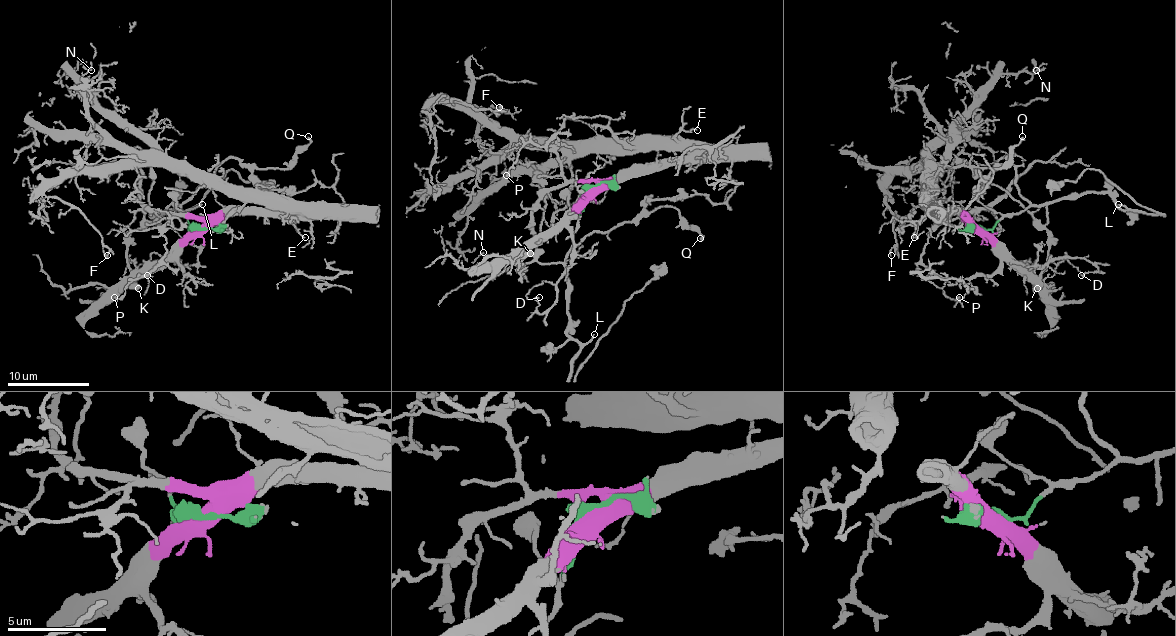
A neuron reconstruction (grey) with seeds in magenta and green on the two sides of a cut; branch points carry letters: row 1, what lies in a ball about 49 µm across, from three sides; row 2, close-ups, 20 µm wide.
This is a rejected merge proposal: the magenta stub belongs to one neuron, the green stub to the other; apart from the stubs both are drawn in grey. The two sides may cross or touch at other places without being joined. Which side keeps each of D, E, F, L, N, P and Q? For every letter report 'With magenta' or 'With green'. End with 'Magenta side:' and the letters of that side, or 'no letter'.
D: With magenta
E: With magenta
F: With magenta
L: With green
N: With magenta
P: With magenta
Q: With green
Magenta side: D, E, F, N, P

